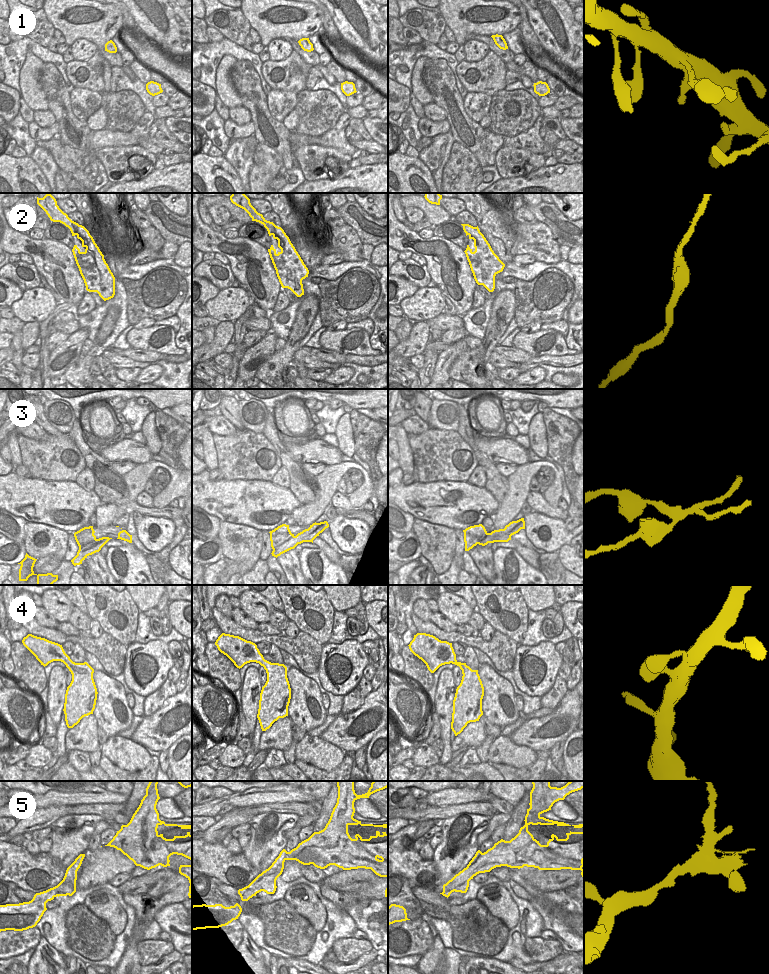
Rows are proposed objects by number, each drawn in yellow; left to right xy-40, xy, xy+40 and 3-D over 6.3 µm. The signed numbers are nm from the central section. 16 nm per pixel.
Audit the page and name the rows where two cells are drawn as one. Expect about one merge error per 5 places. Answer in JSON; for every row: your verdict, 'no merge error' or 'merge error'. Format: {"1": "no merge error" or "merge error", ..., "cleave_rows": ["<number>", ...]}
{"1": "no merge error", "2": "no merge error", "3": "merge error", "4": "no merge error", "5": "no merge error", "cleave_rows": ["3"]}

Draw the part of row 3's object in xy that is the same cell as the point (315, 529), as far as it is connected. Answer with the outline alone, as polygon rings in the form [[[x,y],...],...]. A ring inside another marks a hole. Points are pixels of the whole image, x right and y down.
[[[327,521],[320,523],[315,522],[312,525],[310,525],[308,529],[303,530],[302,532],[298,533],[296,536],[293,536],[284,544],[274,549],[271,554],[272,556],[277,558],[281,554],[291,549],[294,549],[298,544],[301,544],[303,542],[309,542],[310,539],[316,538],[317,536],[319,536],[320,533],[322,533],[328,527],[329,524]]]

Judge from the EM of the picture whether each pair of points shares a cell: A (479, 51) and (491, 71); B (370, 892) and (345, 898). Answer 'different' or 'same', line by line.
A: different
B: same

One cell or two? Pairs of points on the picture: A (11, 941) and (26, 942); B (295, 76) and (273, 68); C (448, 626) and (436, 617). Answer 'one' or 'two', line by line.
A: one
B: one
C: one

